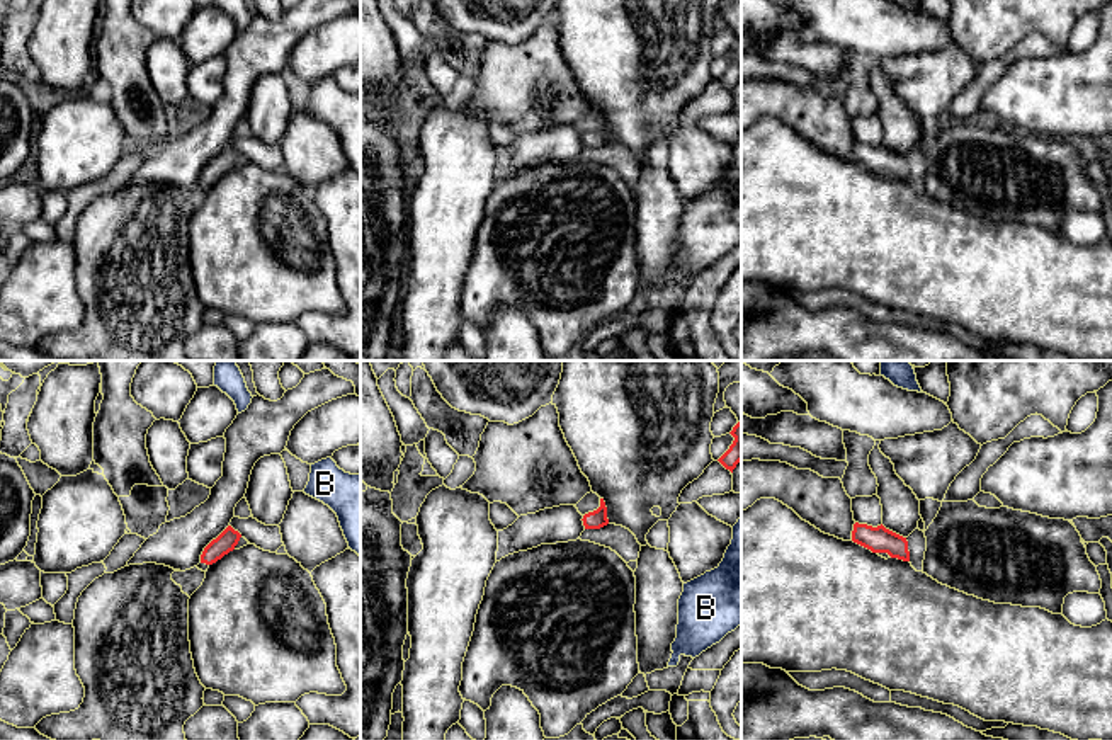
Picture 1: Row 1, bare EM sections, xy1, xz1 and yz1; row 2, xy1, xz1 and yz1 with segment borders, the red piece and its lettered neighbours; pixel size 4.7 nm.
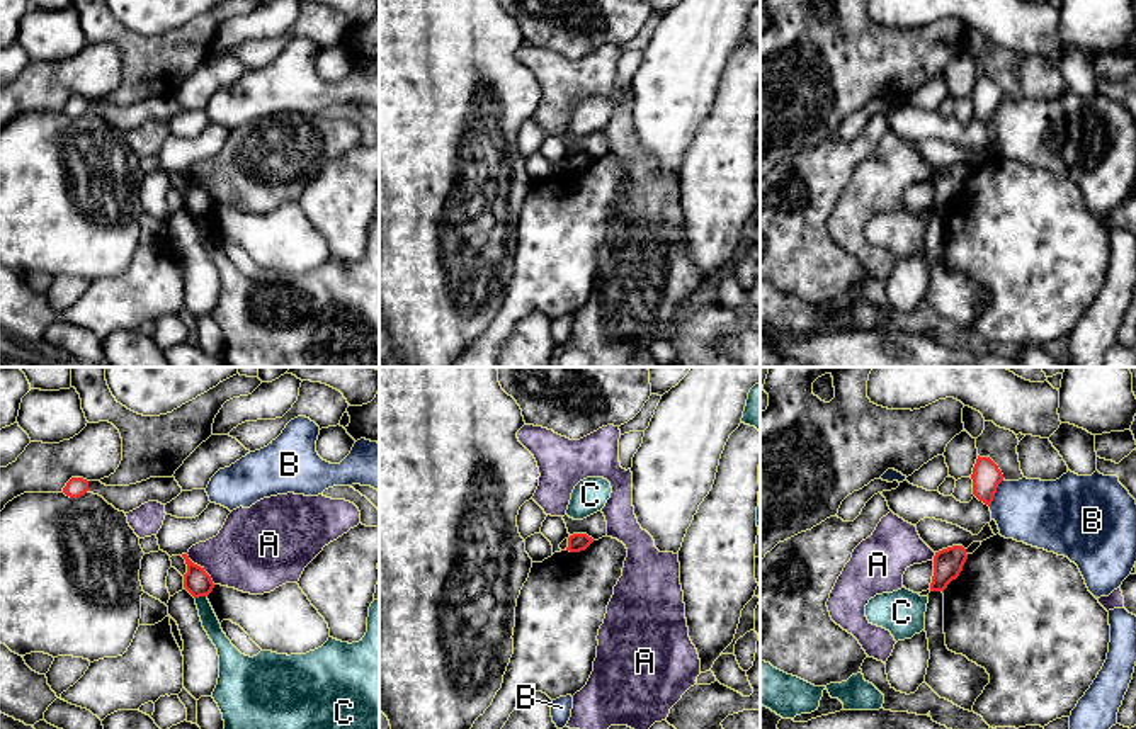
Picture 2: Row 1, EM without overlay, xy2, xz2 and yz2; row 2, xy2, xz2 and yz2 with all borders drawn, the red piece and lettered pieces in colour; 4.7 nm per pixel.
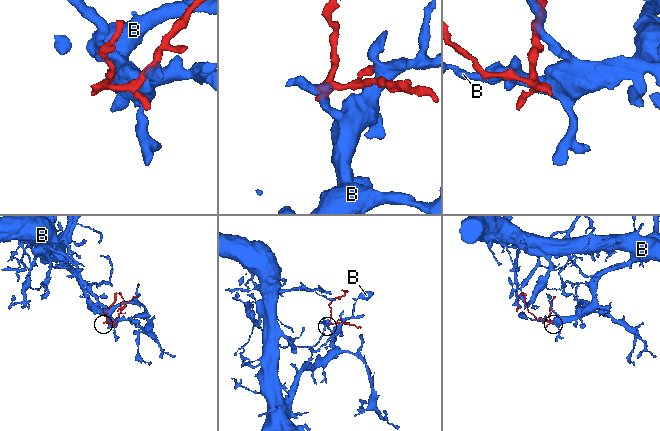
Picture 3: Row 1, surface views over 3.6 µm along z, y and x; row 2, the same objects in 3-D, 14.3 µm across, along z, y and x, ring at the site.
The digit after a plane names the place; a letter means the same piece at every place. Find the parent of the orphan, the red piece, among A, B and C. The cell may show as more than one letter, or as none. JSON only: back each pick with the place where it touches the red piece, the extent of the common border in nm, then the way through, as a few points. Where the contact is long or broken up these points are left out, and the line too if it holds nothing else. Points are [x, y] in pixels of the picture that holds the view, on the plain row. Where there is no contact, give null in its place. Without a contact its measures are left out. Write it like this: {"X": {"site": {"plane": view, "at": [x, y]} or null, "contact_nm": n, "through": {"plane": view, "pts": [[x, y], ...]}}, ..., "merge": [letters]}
{"merge": []}

